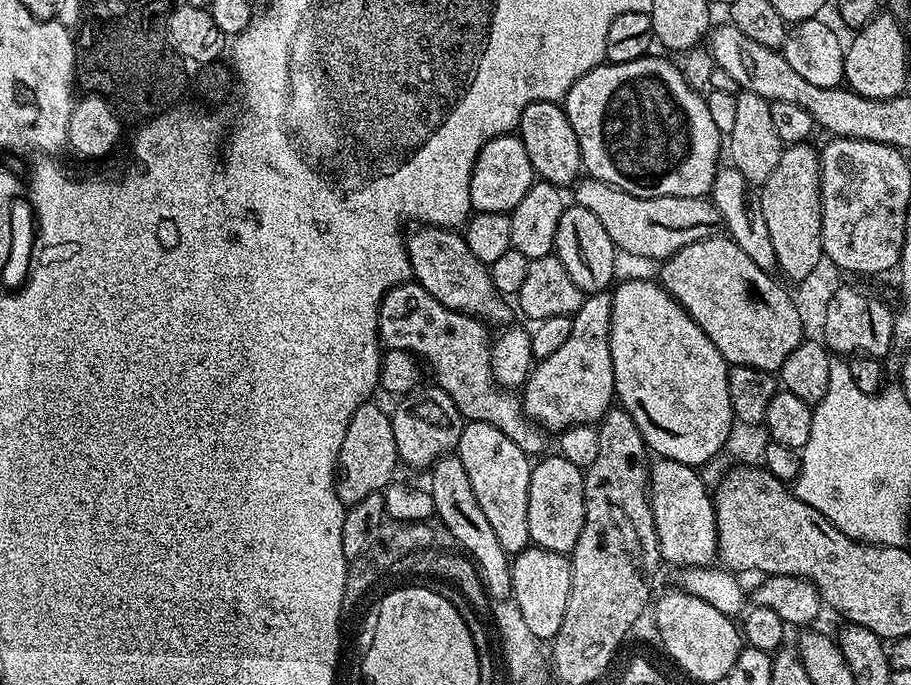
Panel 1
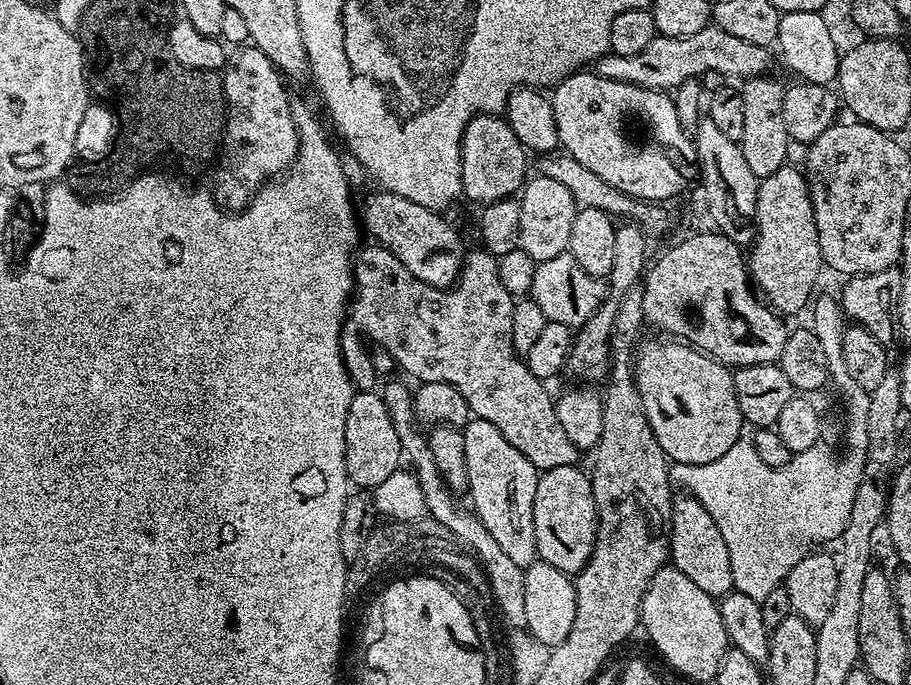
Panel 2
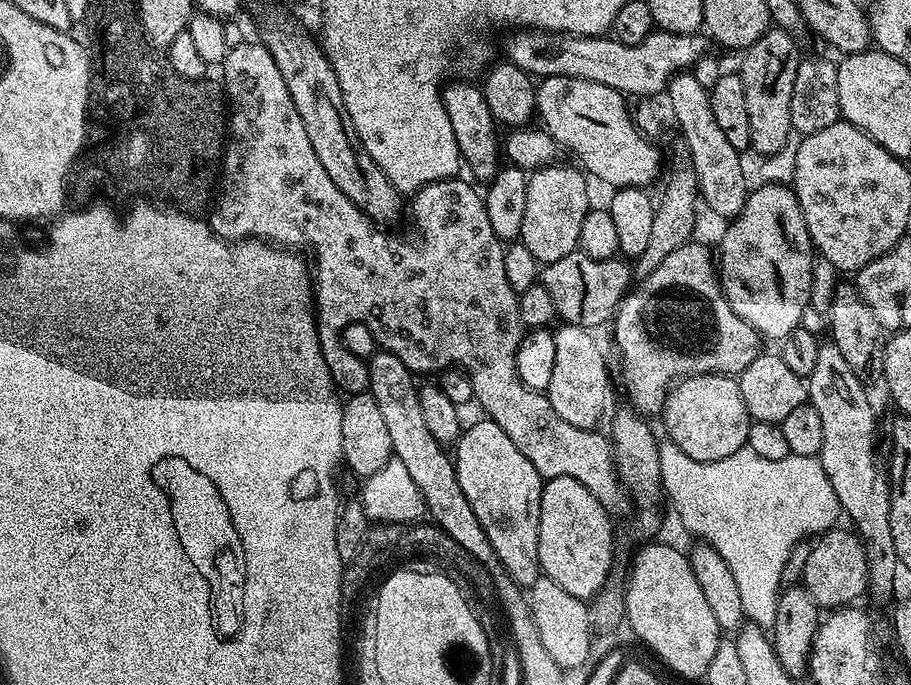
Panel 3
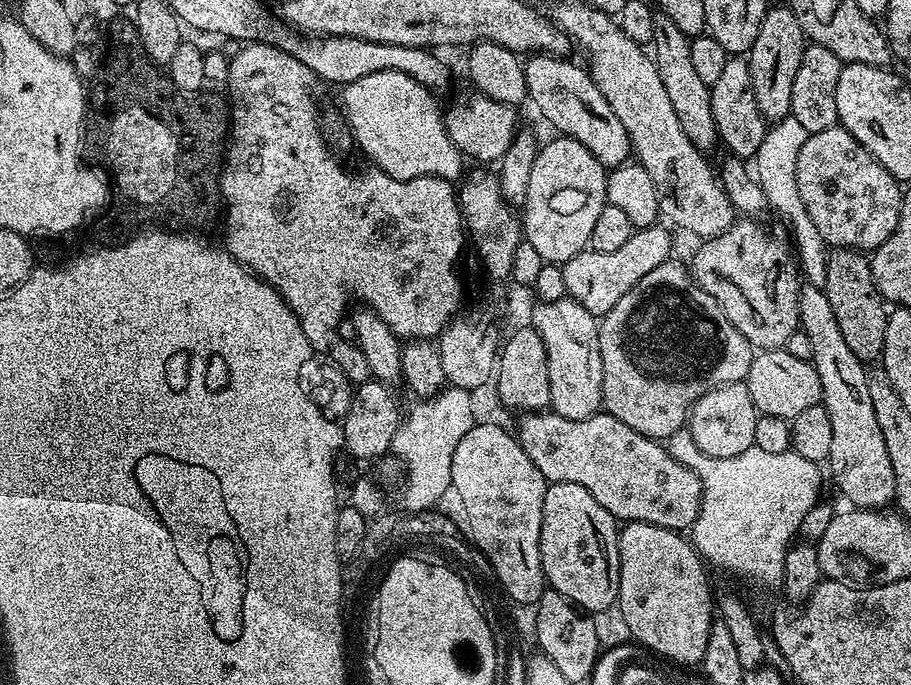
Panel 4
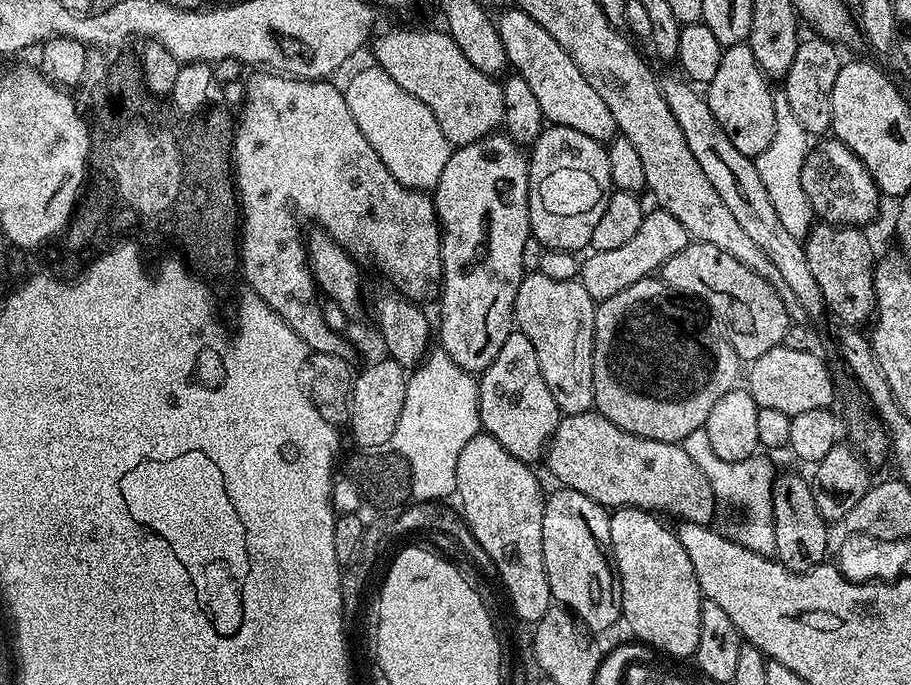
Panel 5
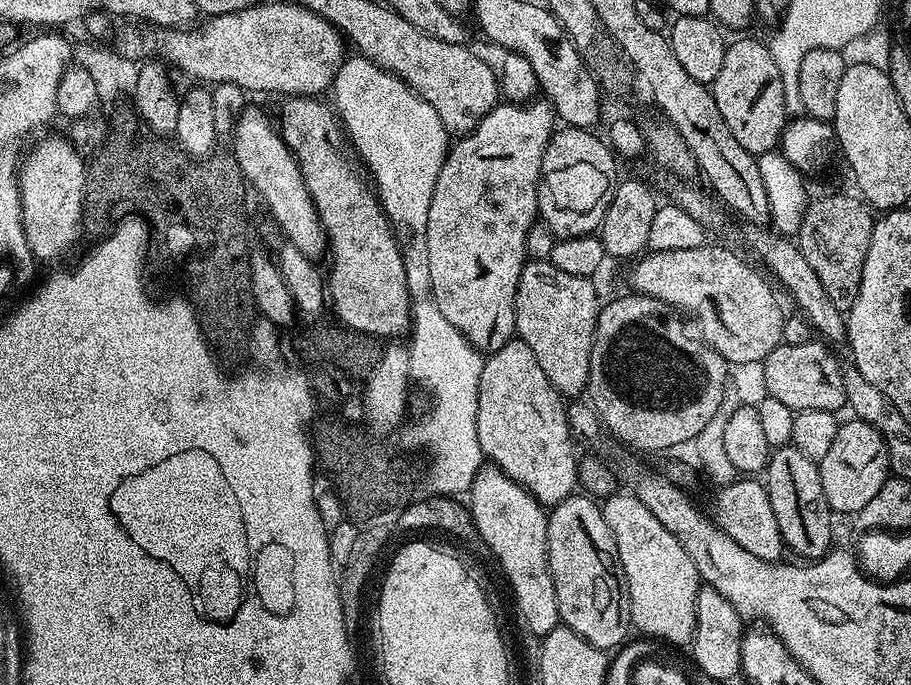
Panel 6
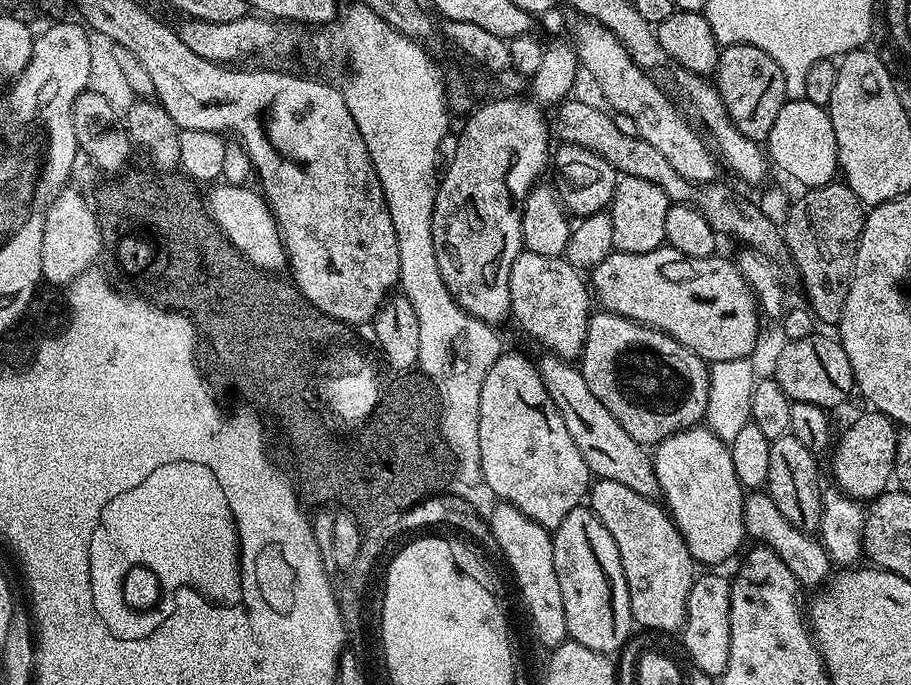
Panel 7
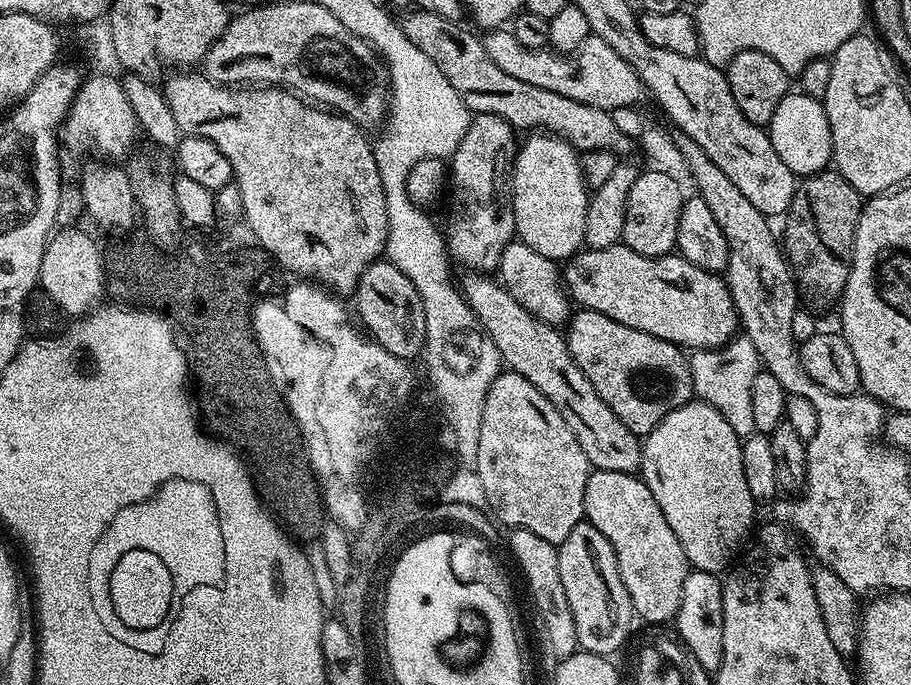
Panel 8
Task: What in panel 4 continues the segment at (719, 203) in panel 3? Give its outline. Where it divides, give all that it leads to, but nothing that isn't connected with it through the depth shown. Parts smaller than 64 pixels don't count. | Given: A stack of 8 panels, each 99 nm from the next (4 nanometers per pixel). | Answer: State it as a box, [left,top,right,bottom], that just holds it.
[650,10,718,154]

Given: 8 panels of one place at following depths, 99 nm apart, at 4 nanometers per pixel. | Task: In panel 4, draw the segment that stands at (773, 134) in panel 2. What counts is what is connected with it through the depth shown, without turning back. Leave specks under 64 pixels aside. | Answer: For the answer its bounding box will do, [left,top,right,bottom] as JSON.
[746,6,806,122]

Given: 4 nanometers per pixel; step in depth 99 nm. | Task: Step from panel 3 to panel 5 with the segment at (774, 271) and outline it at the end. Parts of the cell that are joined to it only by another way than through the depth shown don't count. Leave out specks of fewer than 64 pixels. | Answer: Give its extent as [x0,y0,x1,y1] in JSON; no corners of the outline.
[662,242,790,361]

